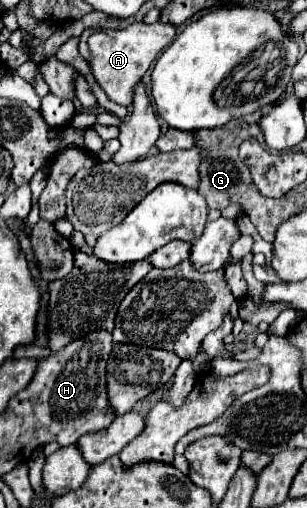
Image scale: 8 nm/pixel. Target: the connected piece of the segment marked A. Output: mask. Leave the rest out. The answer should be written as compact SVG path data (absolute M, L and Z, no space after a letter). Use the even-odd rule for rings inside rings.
M136 22L130 24L124 30L100 30L92 32L88 38L88 50L90 50L90 68L96 84L106 92L106 96L122 106L132 104L132 88L142 80L146 70L152 66L152 62L158 58L158 54L170 46L170 42L176 36L176 28L172 24L144 24Z

